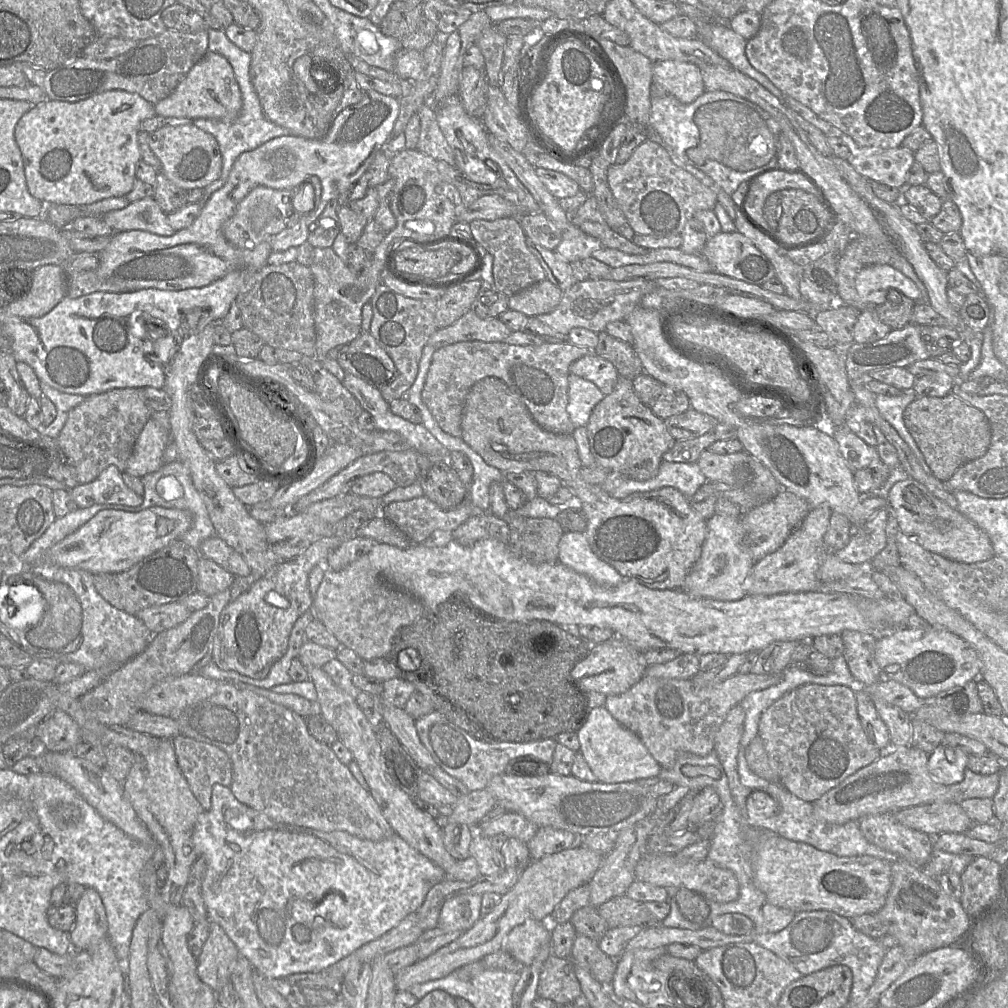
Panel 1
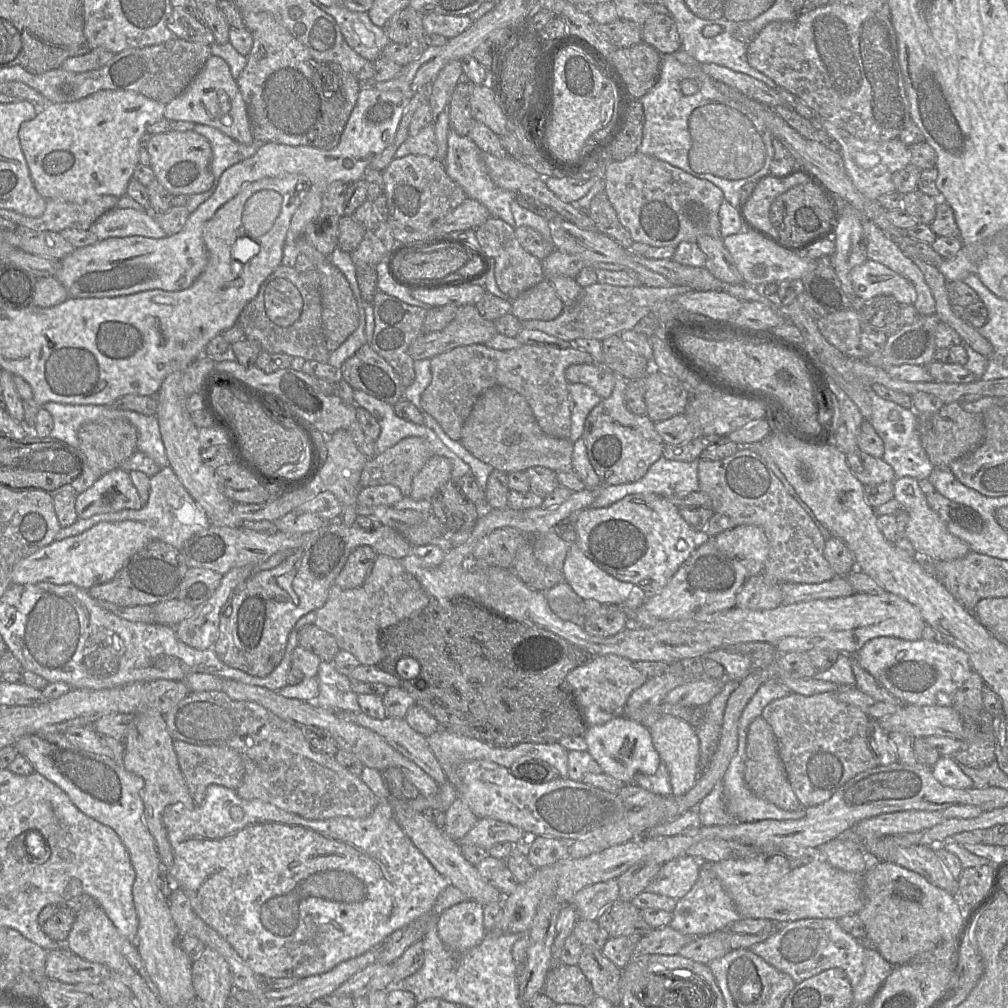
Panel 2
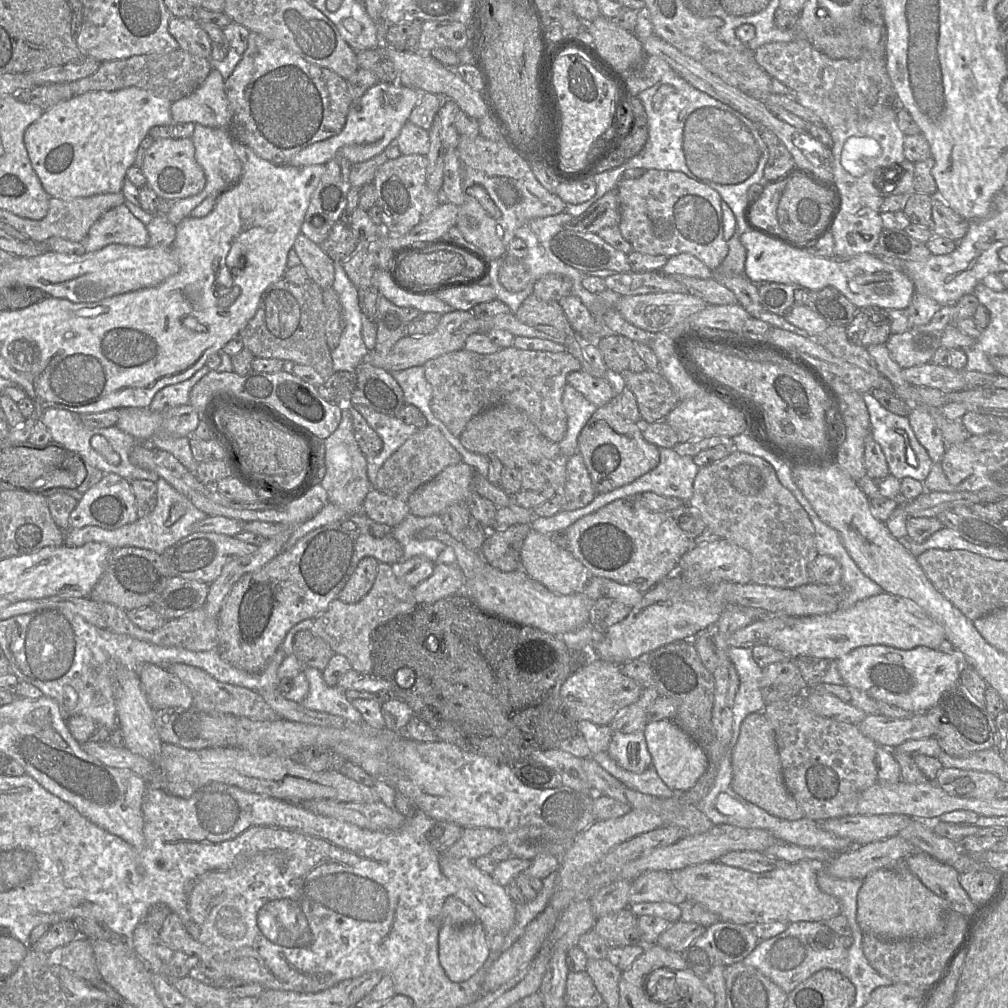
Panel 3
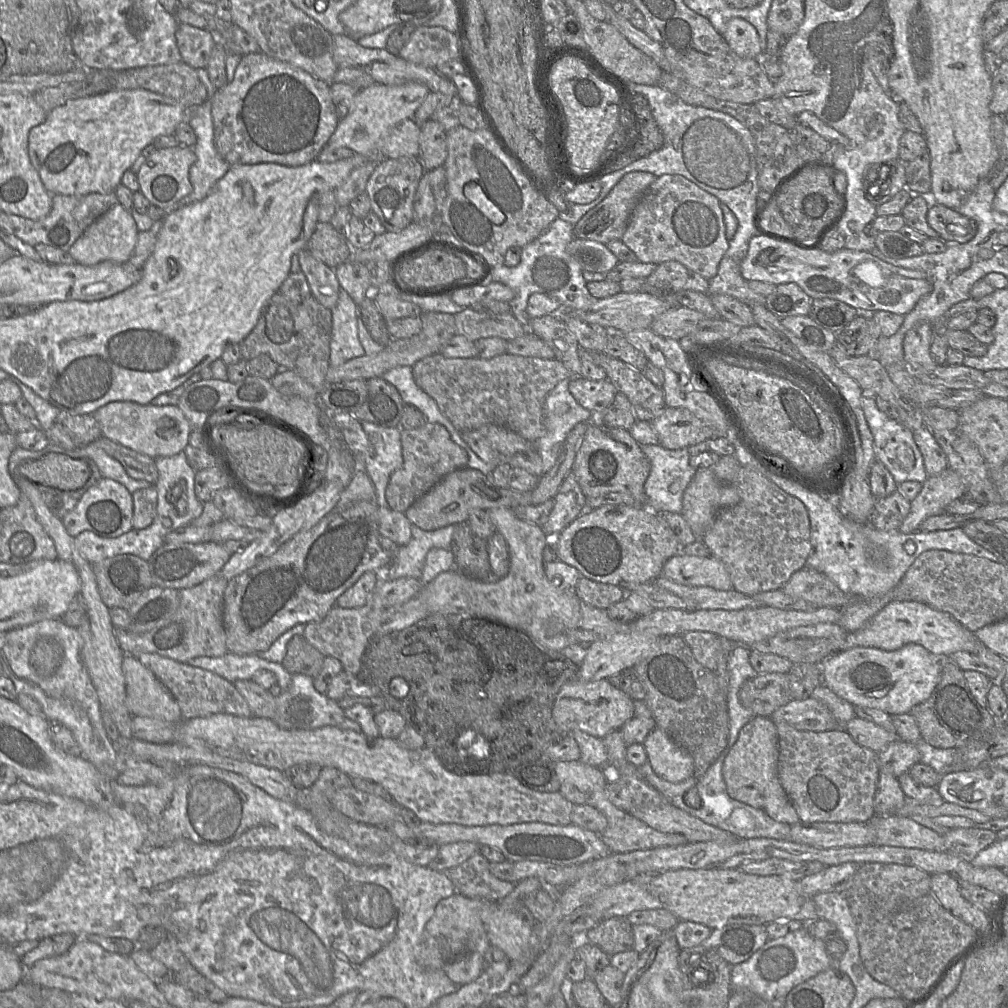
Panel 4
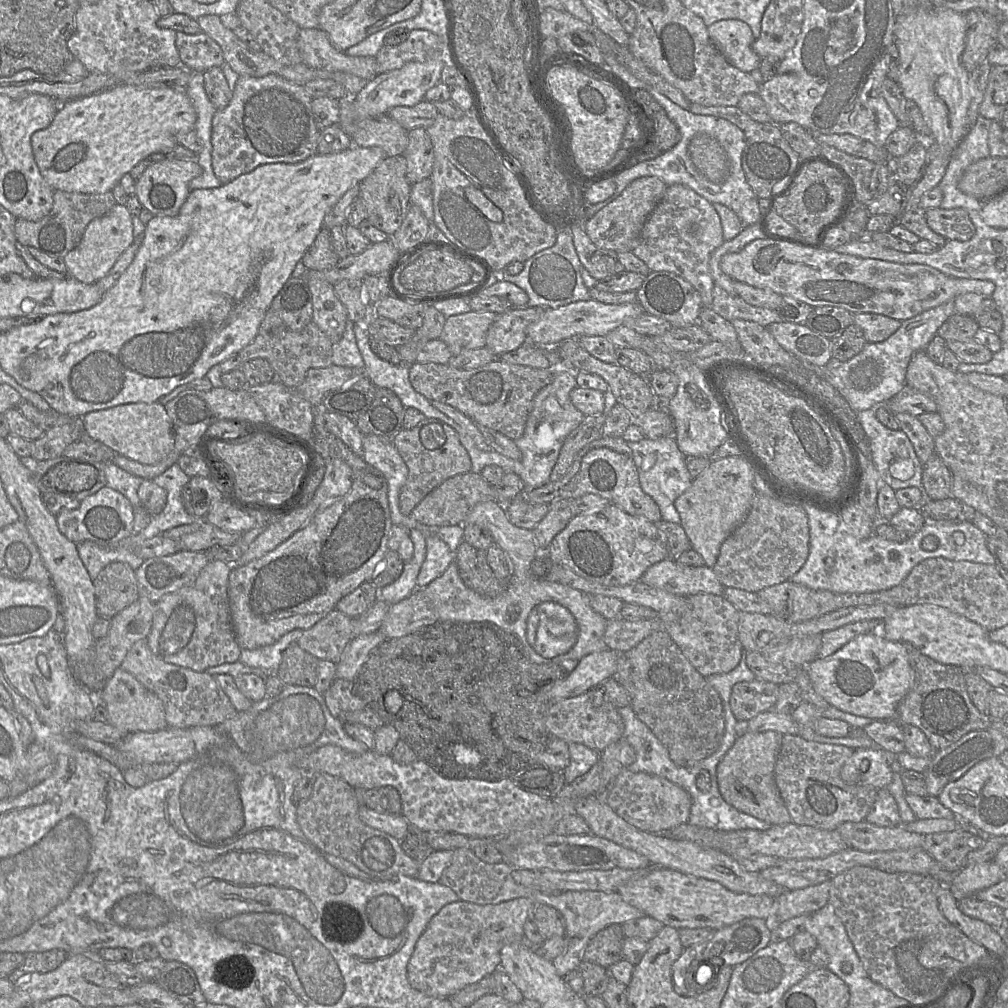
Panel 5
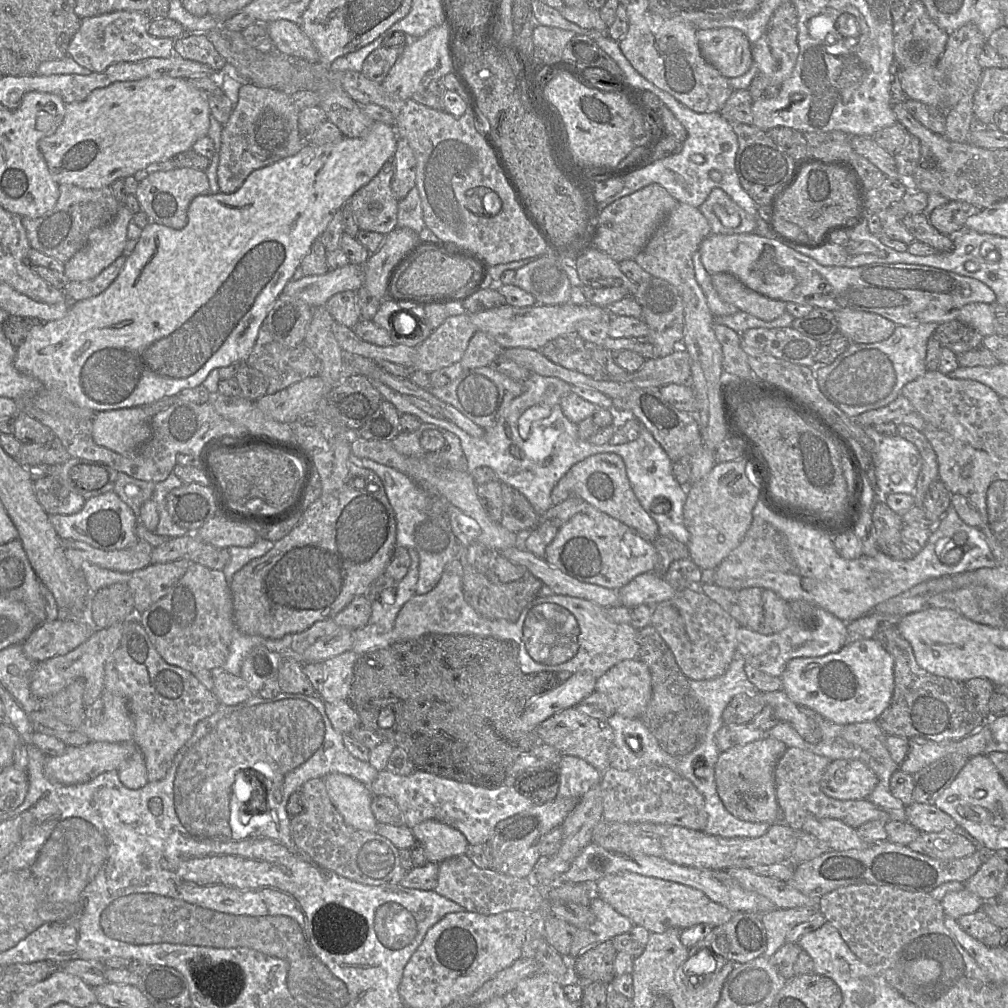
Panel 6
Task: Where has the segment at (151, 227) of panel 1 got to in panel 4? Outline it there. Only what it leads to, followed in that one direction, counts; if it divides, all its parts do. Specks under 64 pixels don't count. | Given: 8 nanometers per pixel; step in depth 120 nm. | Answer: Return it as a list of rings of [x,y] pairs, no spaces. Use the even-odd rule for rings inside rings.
[[[120,203],[115,204],[99,216],[69,249],[76,263],[91,266],[110,260],[119,264],[127,262],[138,239],[138,227],[130,213]]]

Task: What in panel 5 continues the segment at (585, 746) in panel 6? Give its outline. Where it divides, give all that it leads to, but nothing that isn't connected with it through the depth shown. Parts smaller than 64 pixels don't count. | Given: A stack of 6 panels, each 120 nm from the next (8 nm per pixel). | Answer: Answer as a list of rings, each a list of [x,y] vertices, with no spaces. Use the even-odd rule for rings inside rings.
[[[586,692],[576,697],[551,703],[545,717],[545,727],[551,736],[567,743],[580,743],[599,753],[622,738],[624,722],[618,708],[610,703],[594,706]]]

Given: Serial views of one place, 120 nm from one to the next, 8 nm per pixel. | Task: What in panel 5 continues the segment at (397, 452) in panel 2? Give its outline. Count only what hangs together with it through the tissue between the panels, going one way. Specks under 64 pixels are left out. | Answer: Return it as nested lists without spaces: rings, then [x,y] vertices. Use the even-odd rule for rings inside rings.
[[[426,418],[412,429],[401,429],[394,437],[393,444],[408,469],[407,480],[399,494],[399,508],[404,515],[411,515],[413,509],[447,479],[471,471],[470,456],[461,445],[458,434],[439,419]]]

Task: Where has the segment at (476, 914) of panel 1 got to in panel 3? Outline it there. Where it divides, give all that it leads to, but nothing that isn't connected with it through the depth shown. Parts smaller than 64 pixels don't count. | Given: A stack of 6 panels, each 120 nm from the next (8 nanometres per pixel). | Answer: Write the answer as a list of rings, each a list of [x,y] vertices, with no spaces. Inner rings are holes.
[[[479,921],[471,924],[441,925],[439,961],[451,981],[468,980],[487,961],[490,948],[486,933]]]

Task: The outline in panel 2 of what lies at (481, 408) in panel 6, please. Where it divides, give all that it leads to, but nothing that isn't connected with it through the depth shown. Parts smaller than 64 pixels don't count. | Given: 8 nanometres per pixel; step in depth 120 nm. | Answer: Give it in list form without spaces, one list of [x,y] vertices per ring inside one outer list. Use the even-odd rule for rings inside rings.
[[[485,344],[459,346],[430,359],[432,379],[421,396],[421,405],[454,441],[460,441],[462,427],[468,418],[477,398],[488,388],[502,385],[521,394],[531,407],[540,429],[555,438],[569,439],[571,433],[571,398],[568,391],[566,369],[574,364],[592,364],[593,357],[586,351],[575,347],[560,349],[556,347],[521,345],[510,350],[497,350]]]

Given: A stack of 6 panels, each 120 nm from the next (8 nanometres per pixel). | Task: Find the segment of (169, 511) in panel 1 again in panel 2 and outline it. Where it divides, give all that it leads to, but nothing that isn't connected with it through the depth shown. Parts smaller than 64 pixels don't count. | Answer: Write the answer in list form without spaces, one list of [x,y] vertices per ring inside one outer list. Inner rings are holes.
[[[132,520],[120,522],[100,522],[85,532],[54,541],[19,560],[12,568],[12,584],[37,584],[49,582],[57,585],[74,584],[85,590],[109,582],[130,558],[156,540],[158,529],[149,523]]]

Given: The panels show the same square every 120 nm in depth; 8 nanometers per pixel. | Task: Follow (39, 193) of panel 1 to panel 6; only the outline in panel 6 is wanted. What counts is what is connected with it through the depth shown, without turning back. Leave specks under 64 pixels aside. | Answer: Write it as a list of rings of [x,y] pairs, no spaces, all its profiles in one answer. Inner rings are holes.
[[[147,77],[134,81],[118,81],[106,87],[93,90],[84,100],[68,103],[62,123],[51,136],[43,137],[38,142],[38,147],[43,154],[53,179],[58,183],[72,184],[84,189],[100,189],[109,187],[116,179],[133,176],[137,171],[144,169],[152,163],[172,159],[175,155],[192,148],[200,138],[207,136],[210,127],[211,110],[208,97],[199,89],[191,85],[185,78]]]

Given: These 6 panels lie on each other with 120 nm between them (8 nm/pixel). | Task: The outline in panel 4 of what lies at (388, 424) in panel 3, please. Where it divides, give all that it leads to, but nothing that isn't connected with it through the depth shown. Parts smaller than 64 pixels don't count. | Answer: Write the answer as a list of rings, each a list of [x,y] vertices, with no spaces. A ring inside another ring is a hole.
[[[360,422],[374,449],[373,455],[365,461],[365,469],[375,488],[376,503],[379,507],[389,507],[386,487],[391,474],[403,463],[401,428]]]

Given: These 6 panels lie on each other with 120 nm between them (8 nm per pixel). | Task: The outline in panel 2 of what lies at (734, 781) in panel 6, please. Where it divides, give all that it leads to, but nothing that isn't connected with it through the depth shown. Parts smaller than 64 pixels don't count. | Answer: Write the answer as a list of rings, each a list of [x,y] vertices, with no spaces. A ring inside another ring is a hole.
[[[761,715],[756,717],[747,729],[744,753],[744,780],[747,787],[757,797],[783,810],[795,811],[802,806],[788,781],[785,768],[778,754],[777,741],[773,730]]]

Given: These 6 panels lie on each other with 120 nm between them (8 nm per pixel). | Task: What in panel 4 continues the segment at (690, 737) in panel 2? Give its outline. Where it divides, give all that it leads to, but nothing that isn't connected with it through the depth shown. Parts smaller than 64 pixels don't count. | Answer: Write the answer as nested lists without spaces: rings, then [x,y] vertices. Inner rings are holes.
[[[654,728],[643,745],[648,762],[659,777],[677,783],[694,774],[692,756],[660,728]]]

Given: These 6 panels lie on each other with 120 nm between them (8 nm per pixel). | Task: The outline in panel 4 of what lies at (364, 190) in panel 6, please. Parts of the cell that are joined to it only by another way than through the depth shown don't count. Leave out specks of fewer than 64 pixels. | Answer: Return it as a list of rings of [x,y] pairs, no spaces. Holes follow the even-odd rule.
[[[415,156],[382,159],[371,174],[366,193],[371,203],[371,211],[380,219],[386,231],[398,232],[413,221],[413,200],[424,168]]]

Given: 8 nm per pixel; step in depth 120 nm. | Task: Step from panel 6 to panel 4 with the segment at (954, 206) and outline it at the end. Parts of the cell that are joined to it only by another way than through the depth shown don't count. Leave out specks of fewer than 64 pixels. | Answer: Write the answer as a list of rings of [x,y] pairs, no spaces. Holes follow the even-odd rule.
[[[932,203],[927,222],[948,244],[963,244],[970,241],[977,233],[977,224],[971,218],[963,216],[955,209]]]

